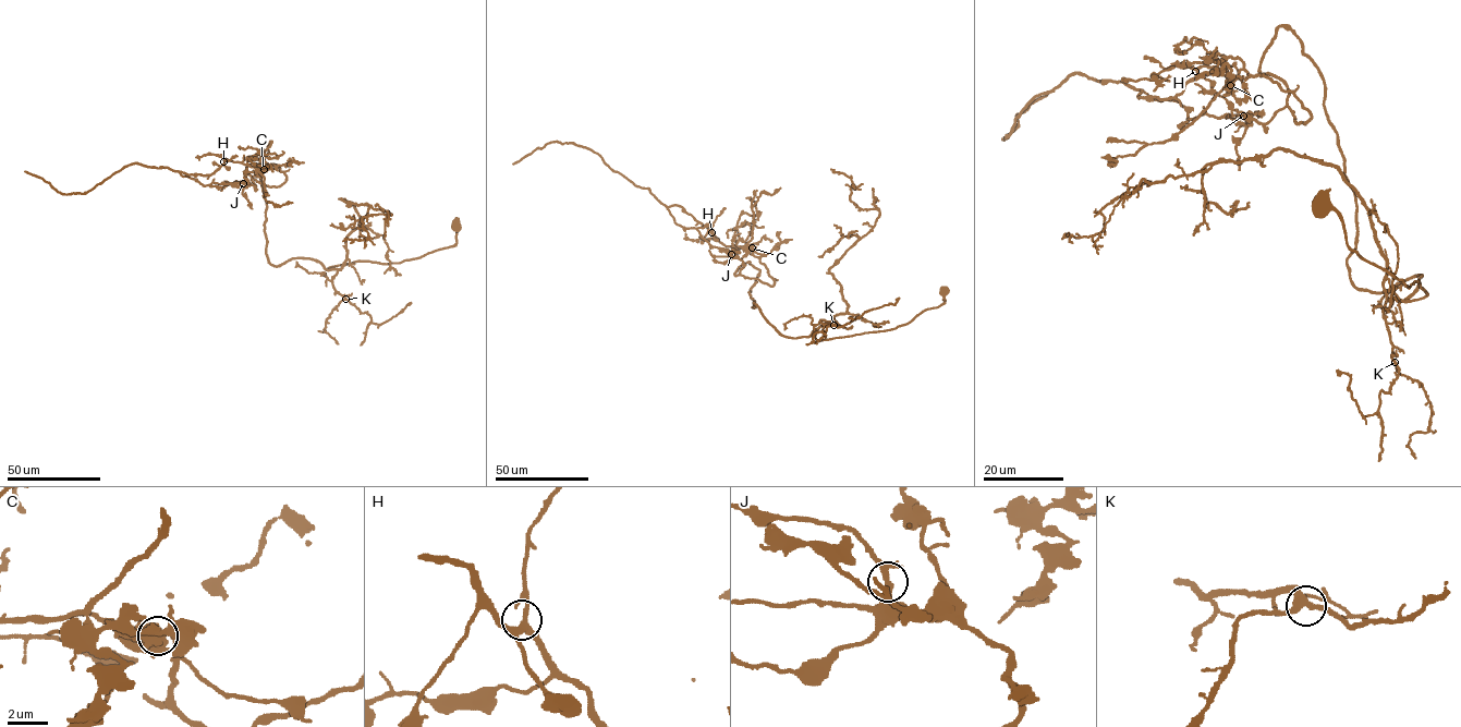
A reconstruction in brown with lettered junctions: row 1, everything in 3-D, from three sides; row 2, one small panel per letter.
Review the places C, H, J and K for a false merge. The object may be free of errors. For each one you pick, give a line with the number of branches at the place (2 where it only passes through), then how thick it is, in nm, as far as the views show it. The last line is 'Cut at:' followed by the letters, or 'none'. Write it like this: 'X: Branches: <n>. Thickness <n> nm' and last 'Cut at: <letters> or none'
C: Branches: 3. Thickness 550 nm
Cut at: C

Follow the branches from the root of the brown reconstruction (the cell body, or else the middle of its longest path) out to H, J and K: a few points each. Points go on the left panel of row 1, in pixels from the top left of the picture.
H: (457, 226), (454, 245), (398, 263), (274, 266), (271, 142), (246, 170), (280, 186), (275, 165), (223, 161)
J: (457, 226), (454, 245), (398, 263), (274, 266), (271, 141), (243, 183)
K: (457, 226), (452, 226), (454, 245), (417, 258), (329, 266), (328, 270), (337, 269), (333, 288), (345, 299)

